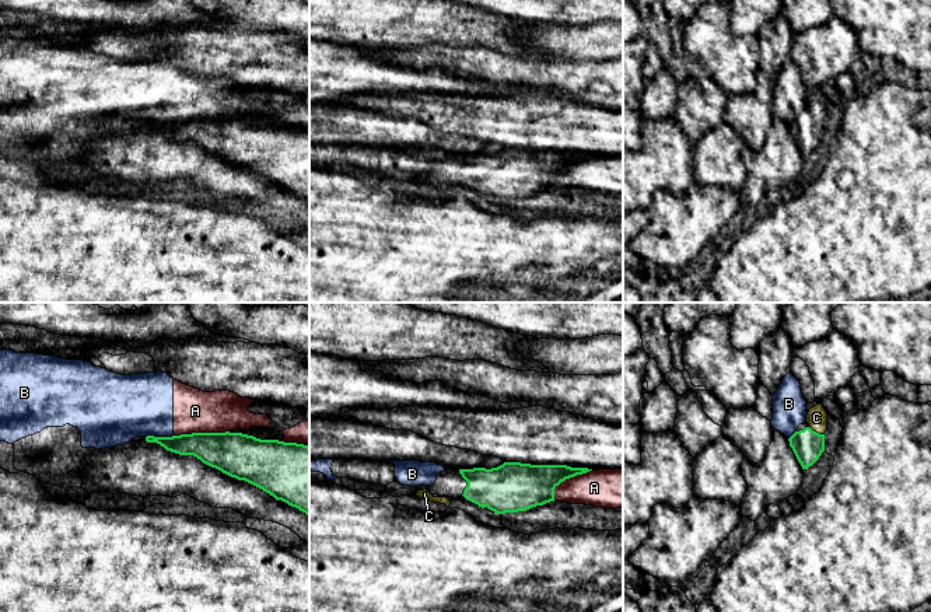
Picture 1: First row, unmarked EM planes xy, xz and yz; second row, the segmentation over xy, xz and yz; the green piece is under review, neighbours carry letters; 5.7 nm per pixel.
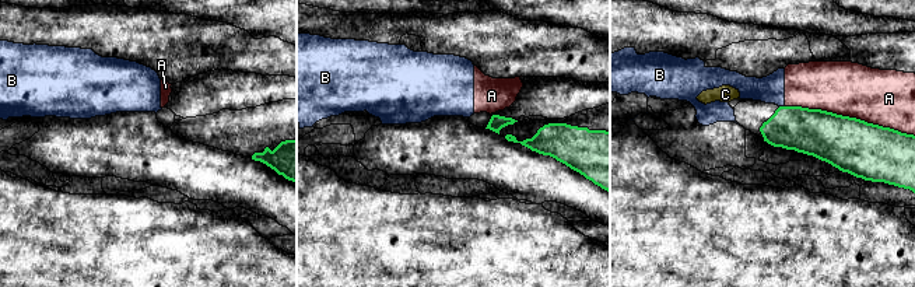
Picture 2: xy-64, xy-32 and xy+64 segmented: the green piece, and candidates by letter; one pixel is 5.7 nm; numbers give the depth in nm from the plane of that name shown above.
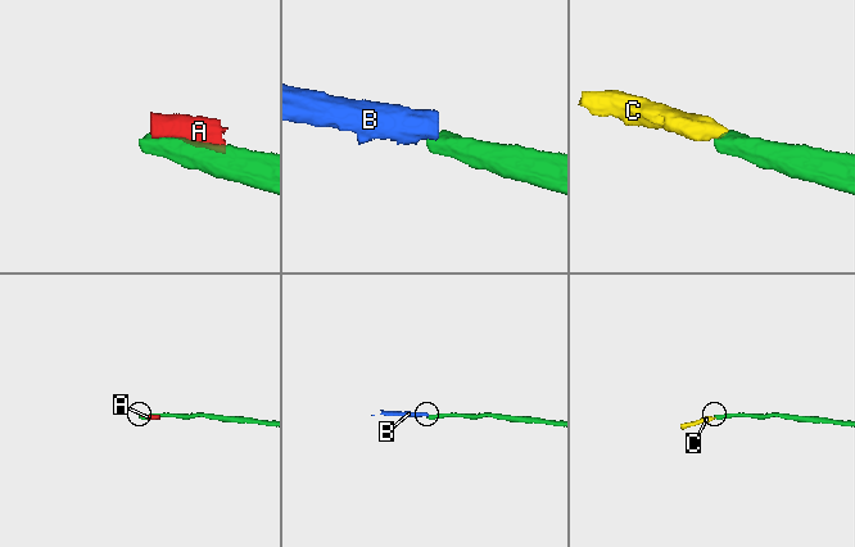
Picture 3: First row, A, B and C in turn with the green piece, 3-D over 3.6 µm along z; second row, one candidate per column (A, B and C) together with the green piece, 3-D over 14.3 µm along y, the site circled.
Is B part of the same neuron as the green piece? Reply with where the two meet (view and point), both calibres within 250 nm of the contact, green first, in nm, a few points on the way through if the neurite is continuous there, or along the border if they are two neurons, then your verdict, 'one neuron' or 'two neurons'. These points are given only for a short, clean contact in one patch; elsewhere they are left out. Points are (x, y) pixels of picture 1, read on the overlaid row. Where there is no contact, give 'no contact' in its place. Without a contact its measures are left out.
contact xy (158, 437); calibres 140 and 360 nm; border xy (172, 434), (146, 437); two neurons

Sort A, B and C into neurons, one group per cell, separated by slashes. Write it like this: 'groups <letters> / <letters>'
groups A B / C

